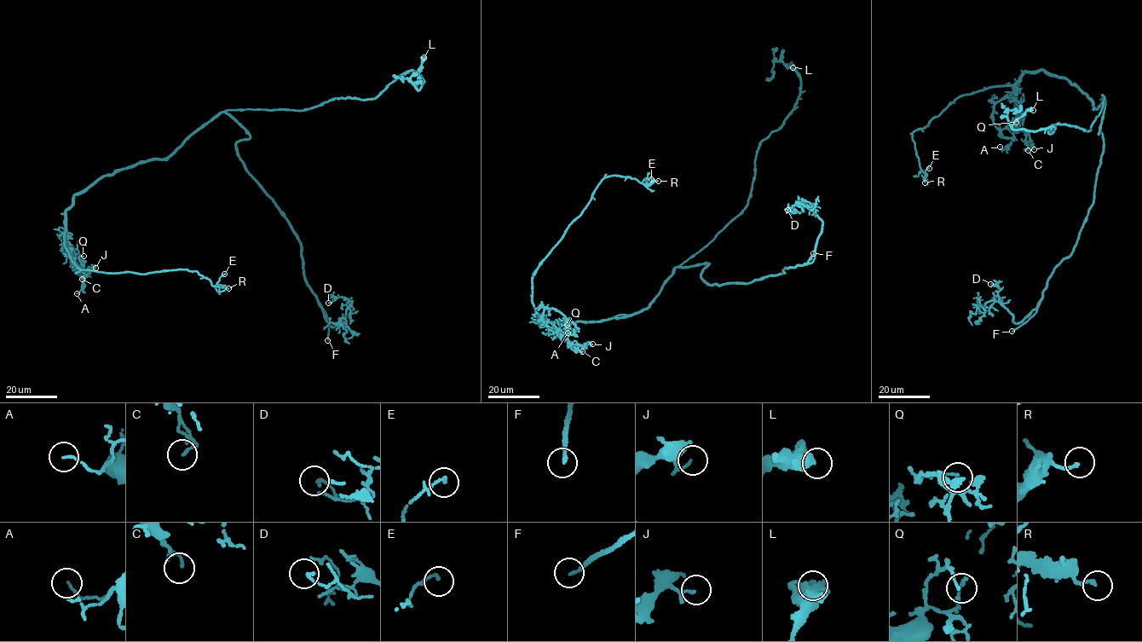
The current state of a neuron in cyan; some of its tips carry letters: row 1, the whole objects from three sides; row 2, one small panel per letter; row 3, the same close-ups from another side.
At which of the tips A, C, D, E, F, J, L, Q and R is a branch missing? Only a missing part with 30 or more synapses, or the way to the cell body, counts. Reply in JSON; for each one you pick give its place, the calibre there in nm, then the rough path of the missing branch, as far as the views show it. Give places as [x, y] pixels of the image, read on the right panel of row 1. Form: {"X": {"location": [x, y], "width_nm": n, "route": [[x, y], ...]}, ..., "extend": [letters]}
{"F": {"location": [1012, 331], "width_nm": 180, "route": [[1012, 331], [996, 338], [998, 342], [995, 342]]}, "extend": ["F"]}

